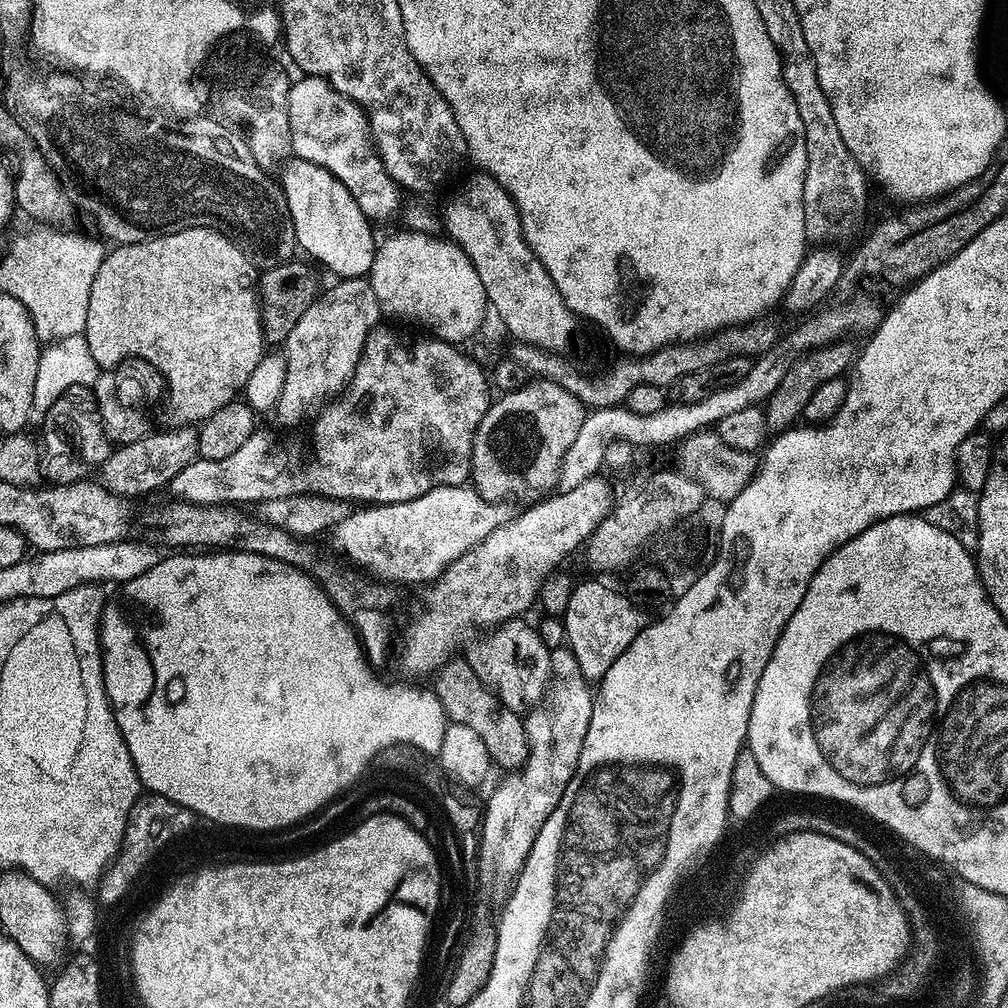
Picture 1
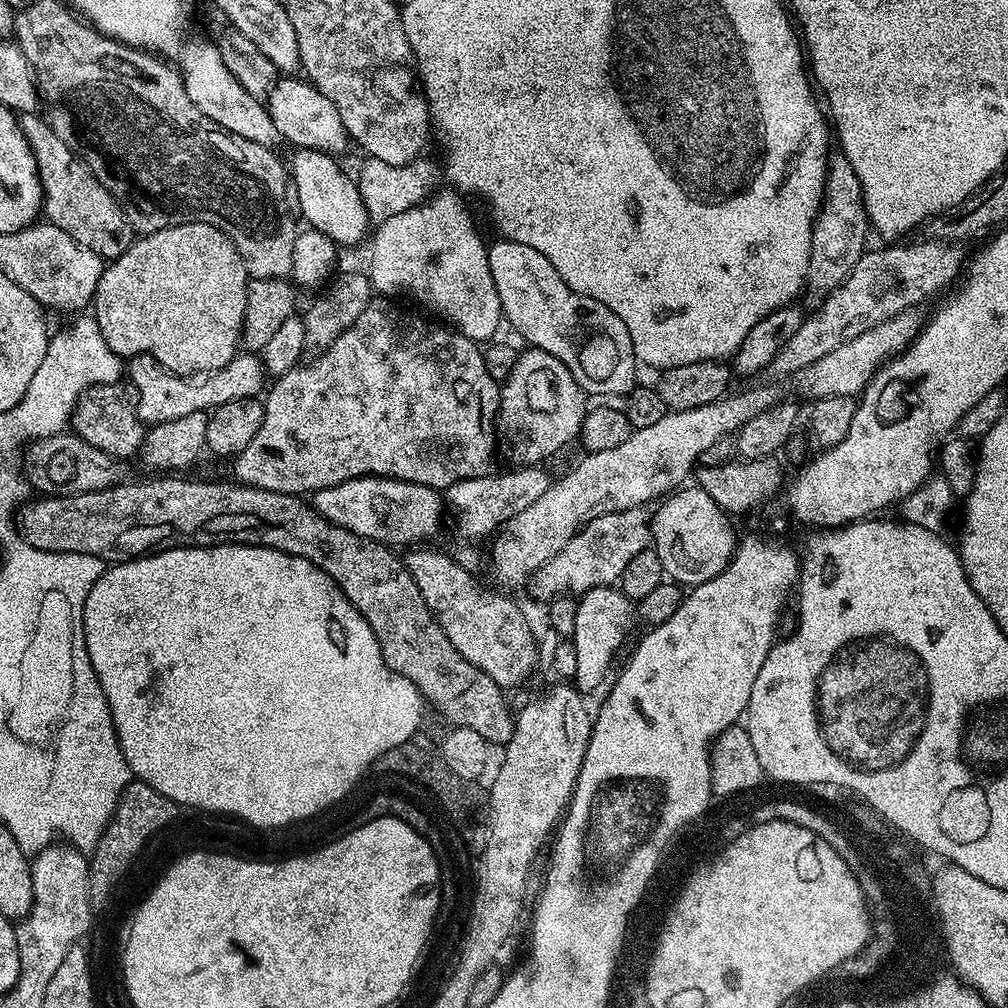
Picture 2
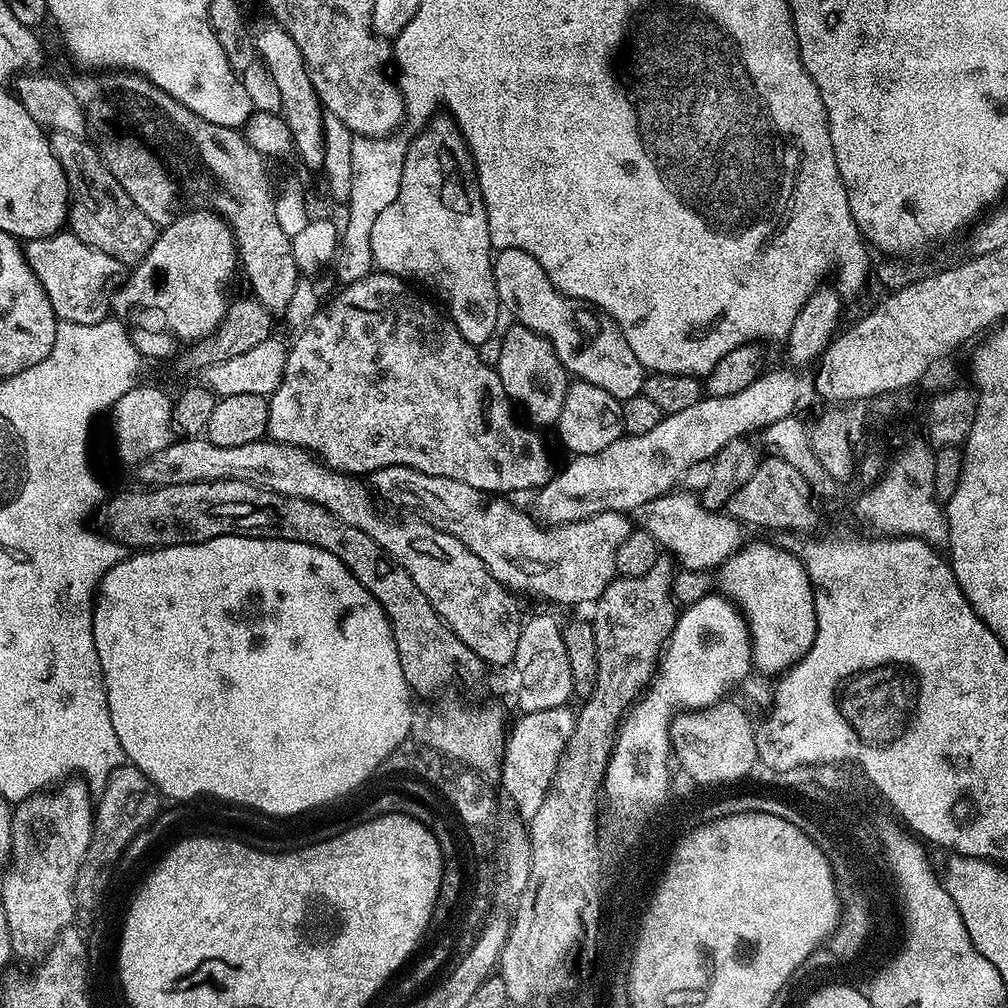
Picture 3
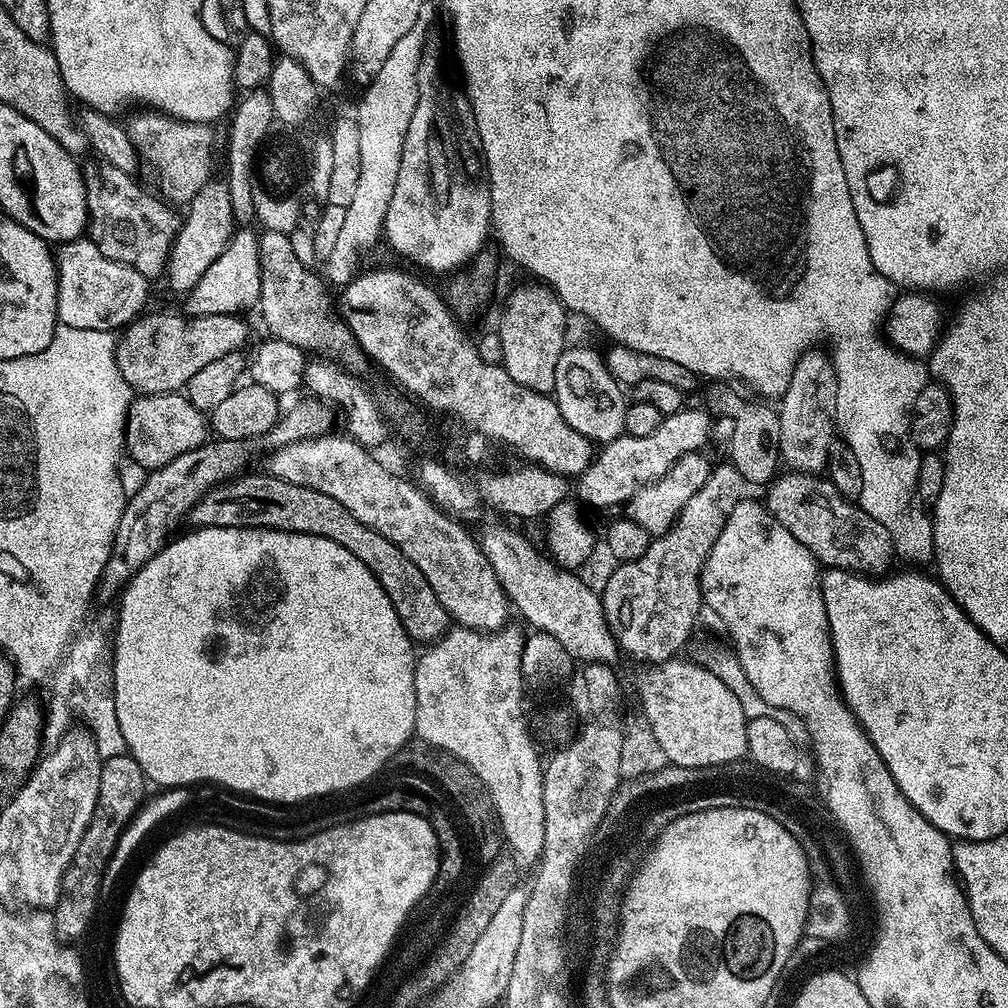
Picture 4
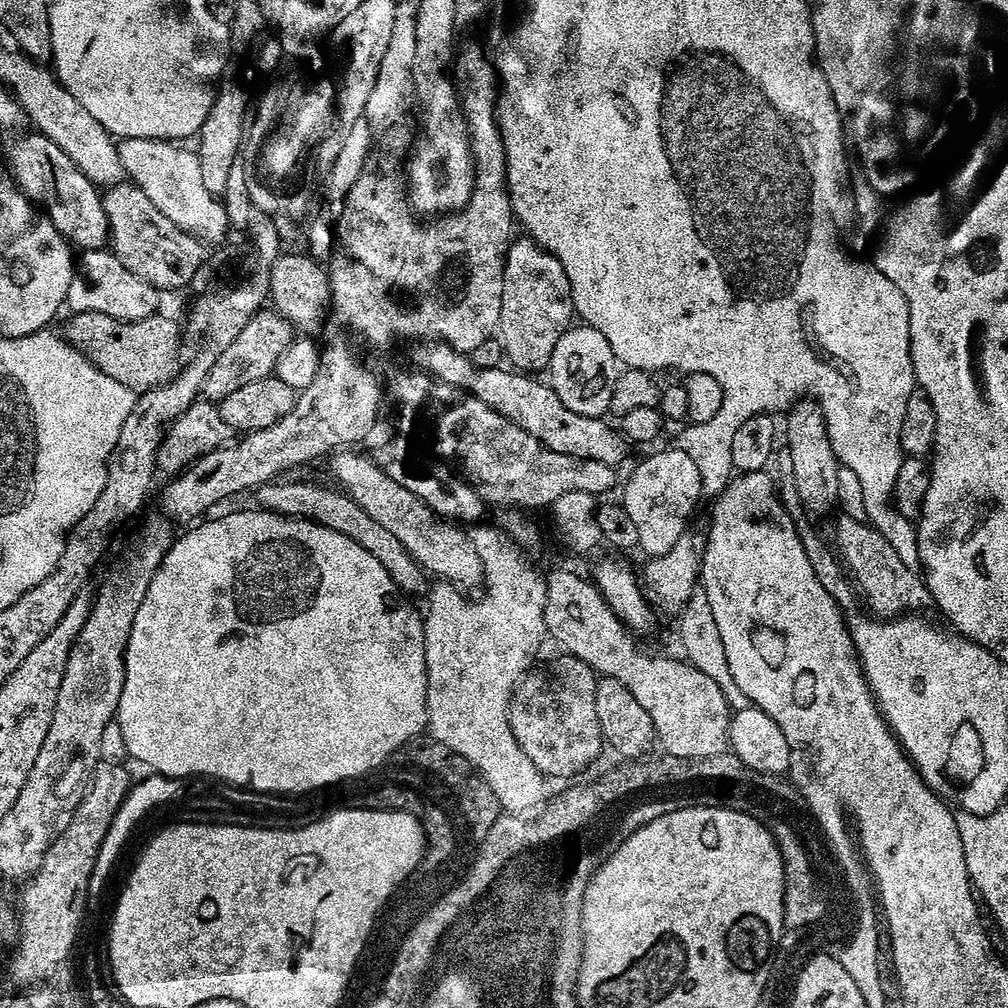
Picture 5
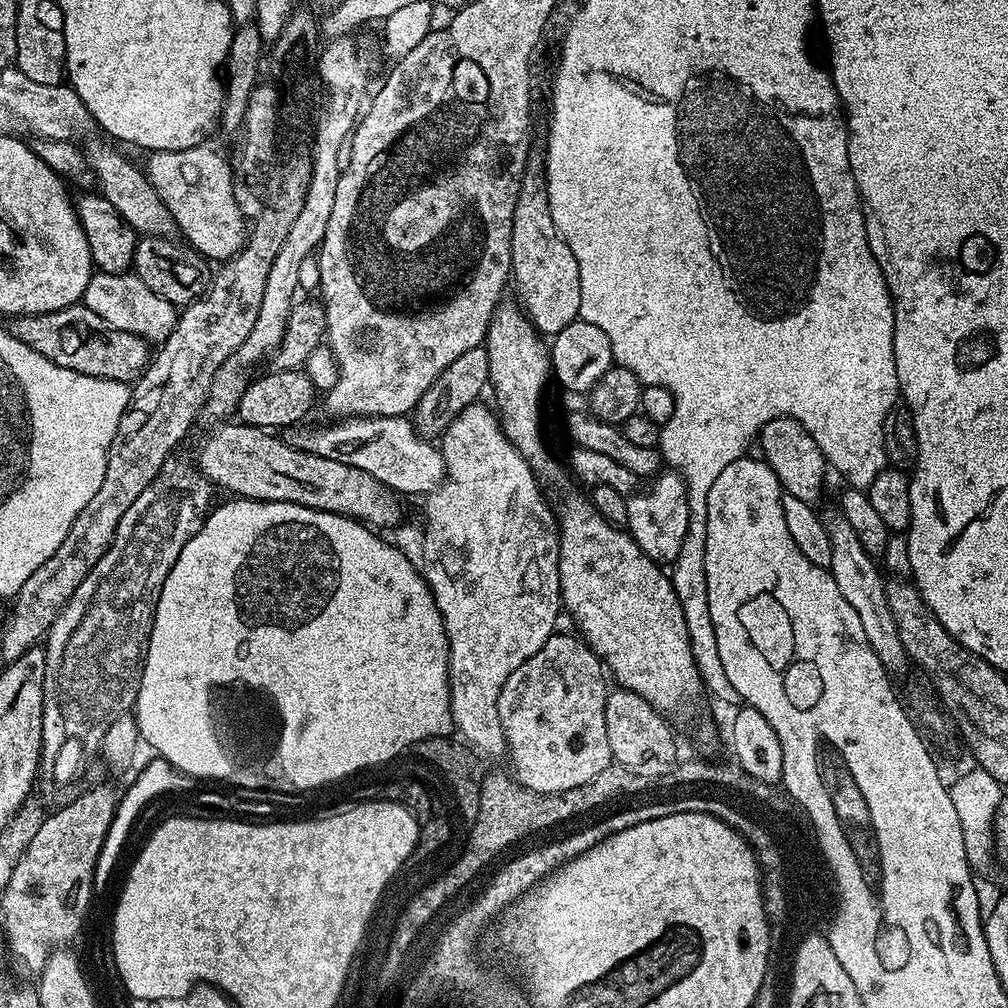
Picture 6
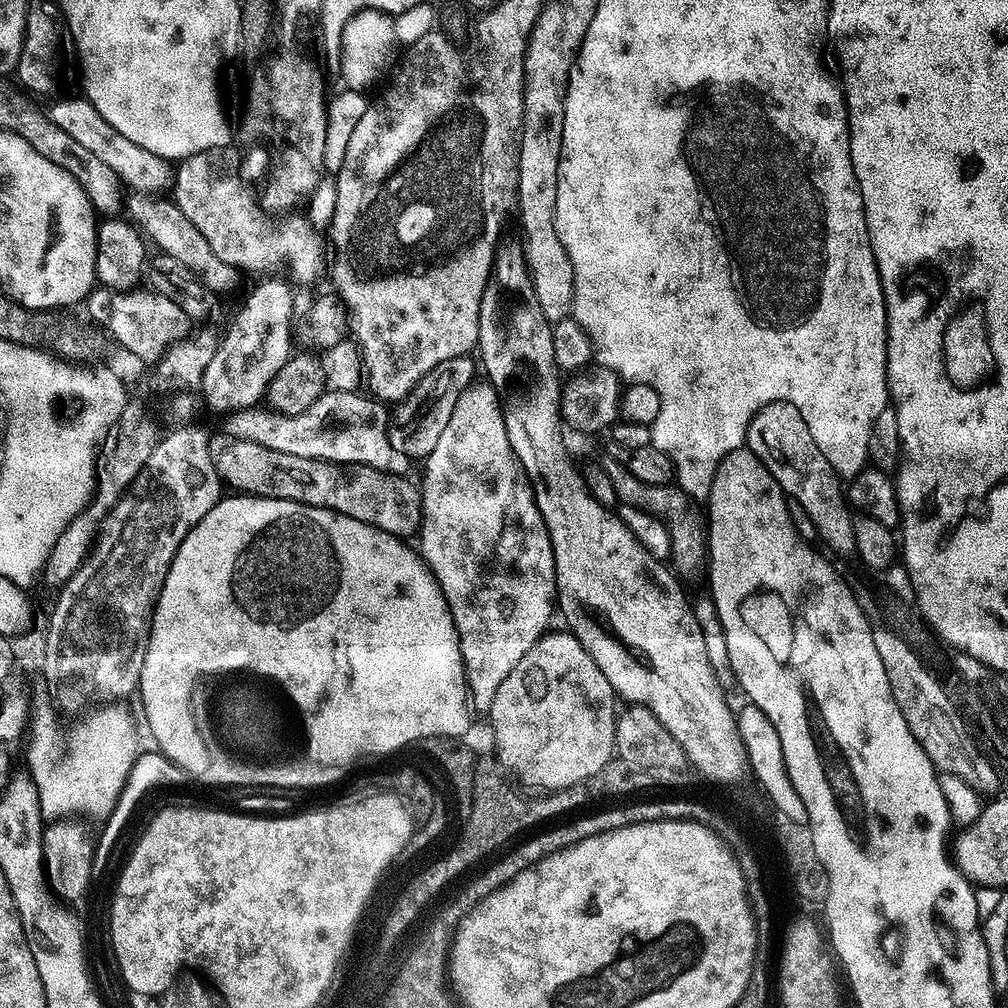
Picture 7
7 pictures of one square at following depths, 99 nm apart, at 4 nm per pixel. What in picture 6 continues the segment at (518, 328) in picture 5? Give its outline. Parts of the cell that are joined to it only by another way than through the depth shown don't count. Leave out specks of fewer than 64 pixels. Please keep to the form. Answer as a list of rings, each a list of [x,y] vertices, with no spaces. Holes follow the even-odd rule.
[[[540,154],[529,155],[524,176],[520,180],[520,193],[518,202],[514,206],[514,218],[512,219],[511,279],[514,281],[514,288],[516,284],[517,294],[520,295],[518,303],[536,332],[553,338],[563,327],[578,319],[582,302],[582,282],[578,274],[578,261],[574,258],[574,250],[570,250],[570,246],[566,246],[566,242],[557,232],[556,223],[550,214],[548,182],[544,178],[544,158]]]

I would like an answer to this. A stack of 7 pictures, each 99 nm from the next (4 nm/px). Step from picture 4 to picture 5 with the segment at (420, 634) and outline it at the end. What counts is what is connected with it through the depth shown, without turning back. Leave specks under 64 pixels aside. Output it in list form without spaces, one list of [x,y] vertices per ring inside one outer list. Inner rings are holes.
[[[298,480],[290,484],[280,483],[269,482],[255,489],[254,496],[261,509],[277,512],[283,516],[298,516],[302,520],[312,520],[316,524],[330,526],[330,530],[338,530],[338,534],[354,538],[358,546],[366,546],[366,550],[370,550],[370,554],[374,554],[374,558],[378,558],[378,562],[386,566],[386,570],[393,582],[400,587],[401,592],[413,594],[412,592],[425,591],[426,573],[419,562],[408,553],[406,546],[402,546],[402,542],[398,542],[398,538],[394,538],[394,534],[390,534],[390,530],[374,522],[374,518],[370,518],[370,514],[366,514],[366,510],[362,510],[362,506],[358,506],[358,502],[354,502],[354,498],[350,498],[347,492],[337,490],[335,487],[332,489],[322,488],[318,484],[302,484]]]

